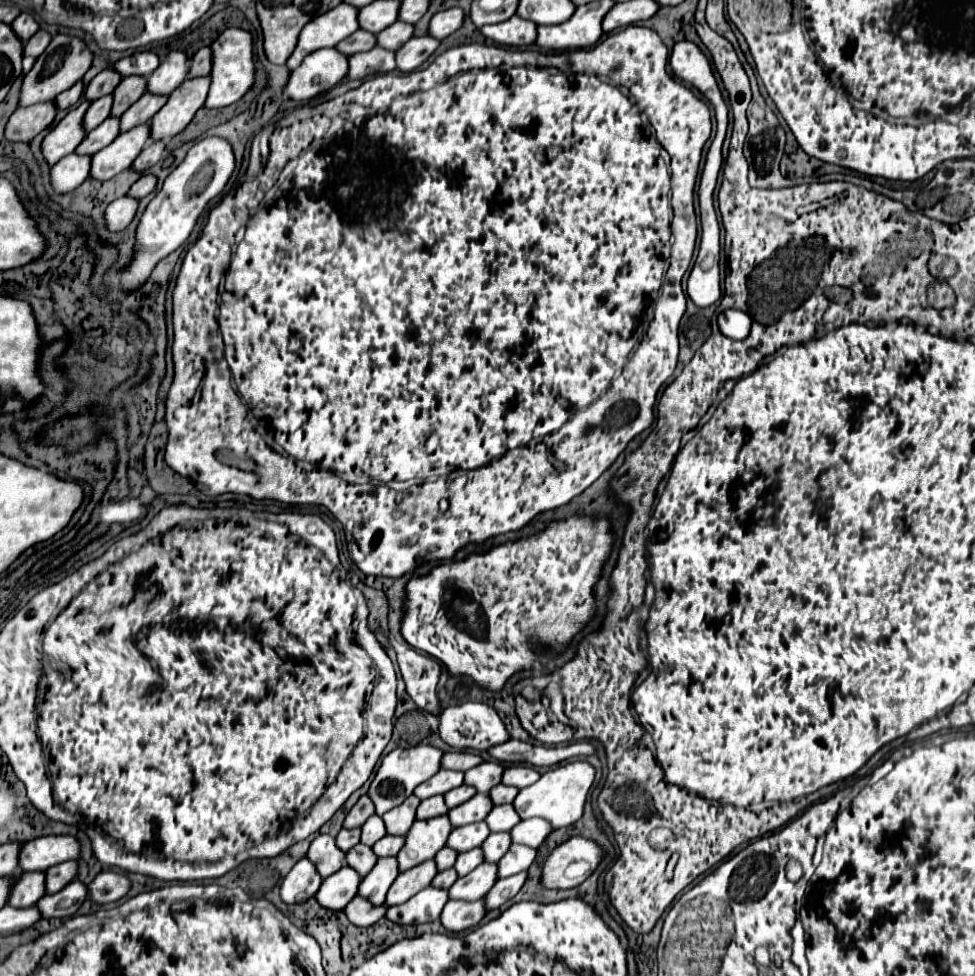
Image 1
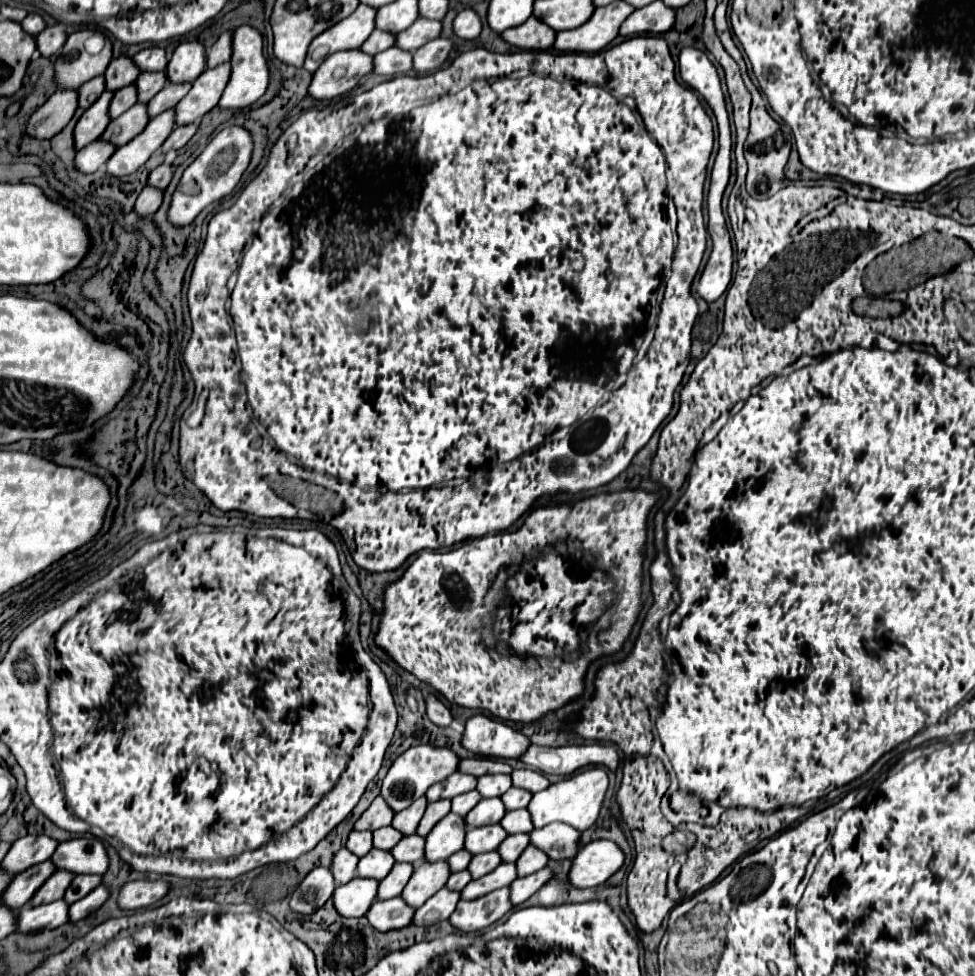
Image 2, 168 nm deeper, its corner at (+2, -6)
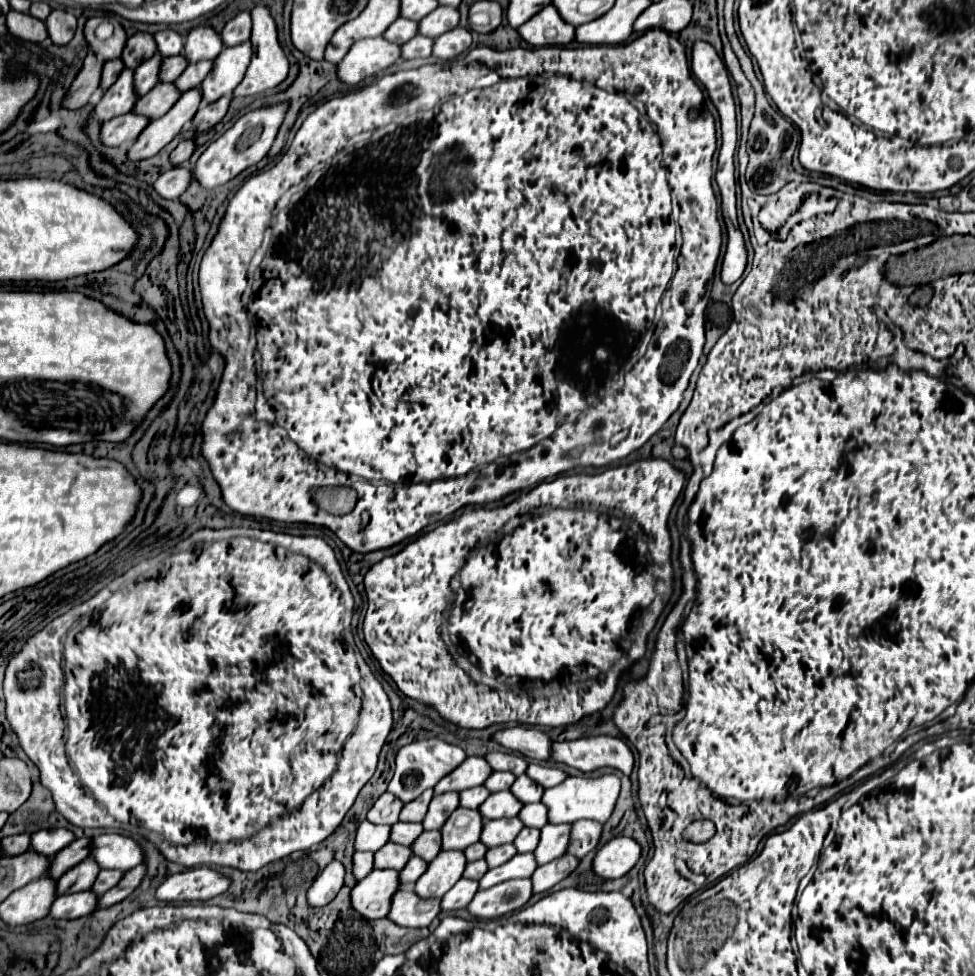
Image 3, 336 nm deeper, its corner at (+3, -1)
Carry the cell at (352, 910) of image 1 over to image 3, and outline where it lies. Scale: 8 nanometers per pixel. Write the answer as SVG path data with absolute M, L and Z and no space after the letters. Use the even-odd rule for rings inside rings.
M399 888L397 894L393 894L387 918L405 928L425 928L439 912L441 908L437 898L423 900L415 892Z

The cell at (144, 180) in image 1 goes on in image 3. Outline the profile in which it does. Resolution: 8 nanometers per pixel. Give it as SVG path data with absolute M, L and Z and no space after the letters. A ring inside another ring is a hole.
M181 140L179 146L171 152L171 164L173 164L173 166L179 166L179 164L183 164L185 160L189 160L189 156L193 154L193 148L195 148L193 140Z

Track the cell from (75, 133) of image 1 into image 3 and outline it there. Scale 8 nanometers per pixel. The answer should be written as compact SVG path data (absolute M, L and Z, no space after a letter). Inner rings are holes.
M123 70L117 78L117 82L105 92L101 102L95 106L93 114L103 124L115 116L127 114L137 100L137 94L133 90L133 70Z

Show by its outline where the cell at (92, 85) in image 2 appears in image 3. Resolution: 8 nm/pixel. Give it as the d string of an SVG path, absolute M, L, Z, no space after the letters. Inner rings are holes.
M115 58L115 60L105 62L105 66L103 66L103 70L101 70L101 86L99 86L99 88L105 92L105 90L117 80L117 76L119 76L121 70L123 70L121 58Z

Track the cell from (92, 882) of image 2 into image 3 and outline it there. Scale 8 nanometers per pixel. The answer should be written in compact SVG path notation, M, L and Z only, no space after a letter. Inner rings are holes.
M101 870L101 874L97 876L97 882L93 882L93 886L91 886L91 892L103 894L111 886L115 886L121 876L123 876L123 872L119 872L119 870Z

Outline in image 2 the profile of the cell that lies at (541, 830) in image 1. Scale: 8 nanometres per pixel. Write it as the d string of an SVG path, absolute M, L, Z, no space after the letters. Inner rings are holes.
M550 823L542 829L536 829L530 833L532 845L542 847L550 859L560 861L560 859L574 859L578 853L578 841L580 841L580 831L574 829L572 825L566 823Z

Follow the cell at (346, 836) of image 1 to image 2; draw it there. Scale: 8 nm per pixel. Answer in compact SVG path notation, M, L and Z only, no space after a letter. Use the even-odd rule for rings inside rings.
M352 831L350 837L348 837L348 843L346 847L358 855L358 857L364 857L366 853L372 851L372 831Z

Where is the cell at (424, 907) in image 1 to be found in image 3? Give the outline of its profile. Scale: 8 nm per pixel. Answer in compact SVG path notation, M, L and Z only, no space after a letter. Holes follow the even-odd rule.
M461 878L443 898L441 898L441 910L459 910L469 904L473 894L477 892L477 882L475 880L465 880Z

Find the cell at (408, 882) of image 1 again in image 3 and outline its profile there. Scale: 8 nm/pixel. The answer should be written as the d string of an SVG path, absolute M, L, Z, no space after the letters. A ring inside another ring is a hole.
M441 850L437 854L437 858L429 862L429 870L425 870L425 874L415 882L415 894L421 896L421 898L441 898L461 878L461 874L465 870L465 862L467 860L465 860L463 852L459 852L459 850Z

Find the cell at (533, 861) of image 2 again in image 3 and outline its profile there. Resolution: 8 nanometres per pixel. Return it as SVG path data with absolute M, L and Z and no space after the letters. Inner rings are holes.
M545 824L541 828L541 838L533 856L537 864L547 864L565 854L569 842L569 824Z

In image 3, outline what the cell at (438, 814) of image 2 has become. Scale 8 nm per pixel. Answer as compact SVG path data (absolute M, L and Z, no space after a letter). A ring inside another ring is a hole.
M445 792L439 796L433 796L427 816L423 820L425 830L441 830L449 814L459 806L459 794L457 792Z

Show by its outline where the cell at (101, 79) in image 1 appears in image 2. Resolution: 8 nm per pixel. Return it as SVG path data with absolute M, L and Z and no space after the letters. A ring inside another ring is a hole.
M122 55L122 57L114 59L114 61L110 63L110 67L106 69L106 73L104 73L104 77L106 77L106 89L118 91L118 89L122 89L124 85L134 83L140 73L142 73L142 71L140 71L138 65L132 61L132 57Z

